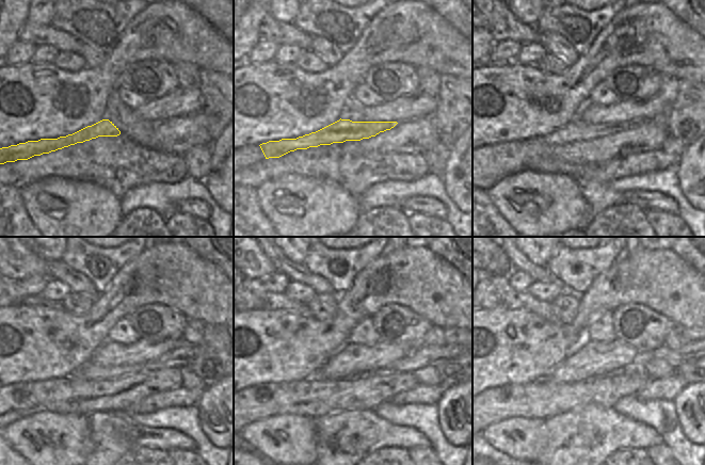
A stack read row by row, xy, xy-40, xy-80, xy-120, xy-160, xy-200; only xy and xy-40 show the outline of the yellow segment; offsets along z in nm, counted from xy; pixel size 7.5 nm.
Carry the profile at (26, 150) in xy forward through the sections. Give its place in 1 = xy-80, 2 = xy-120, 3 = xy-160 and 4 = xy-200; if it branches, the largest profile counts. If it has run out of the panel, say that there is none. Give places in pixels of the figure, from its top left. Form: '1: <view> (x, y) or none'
1: xy-80 (576, 130)
2: xy-120 (180, 357)
3: xy-160 (425, 355)
4: xy-200 (689, 352)

